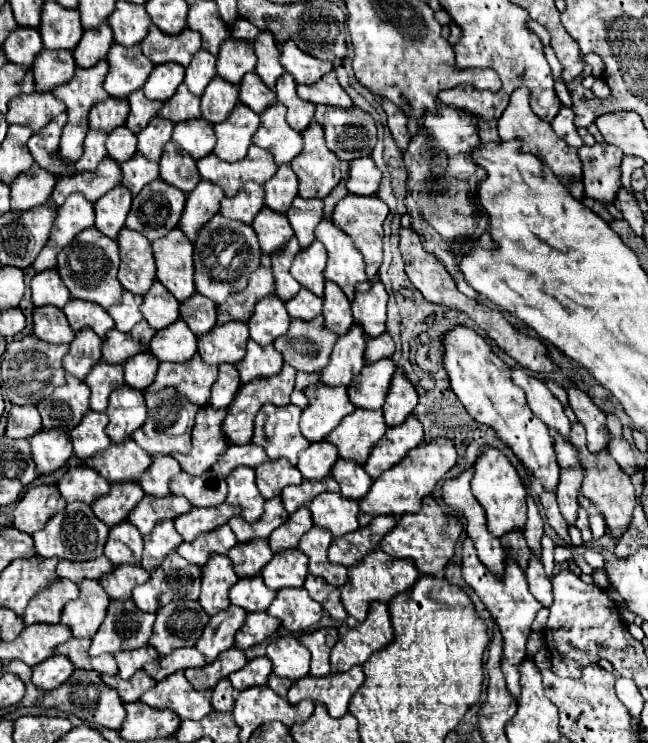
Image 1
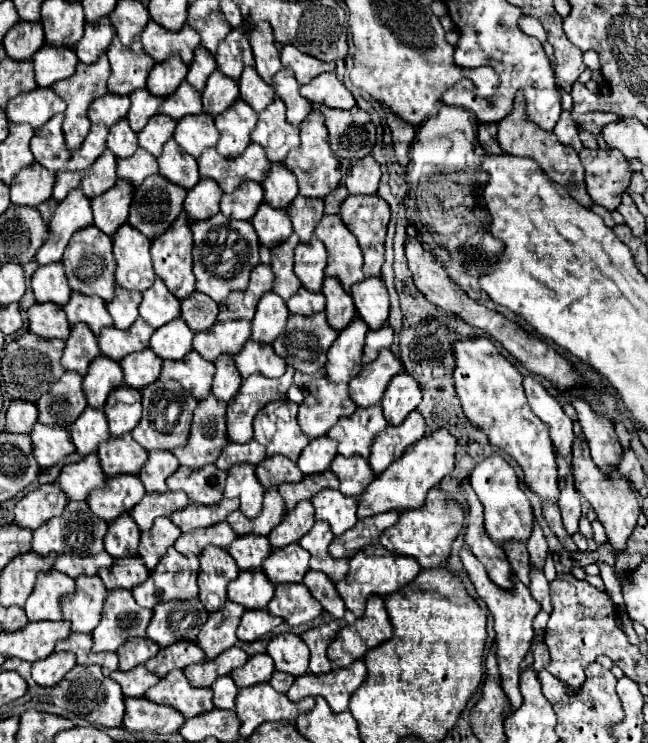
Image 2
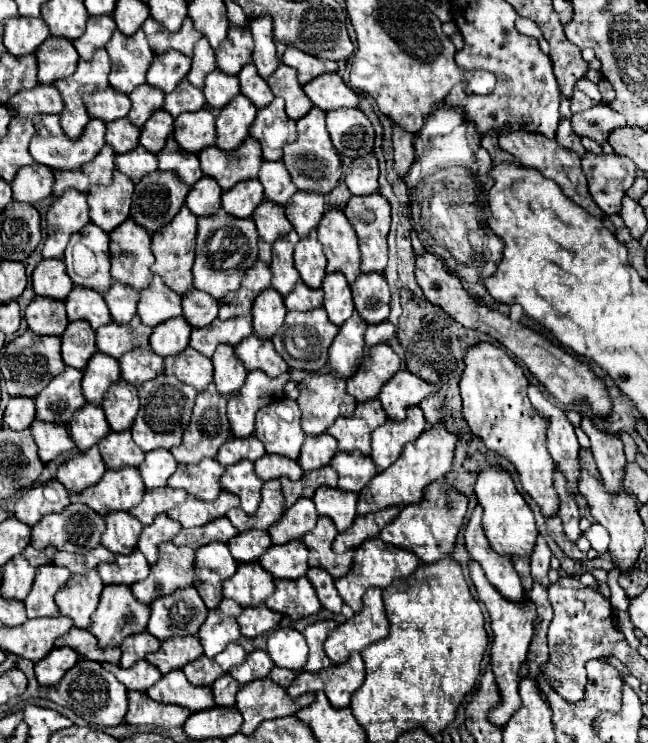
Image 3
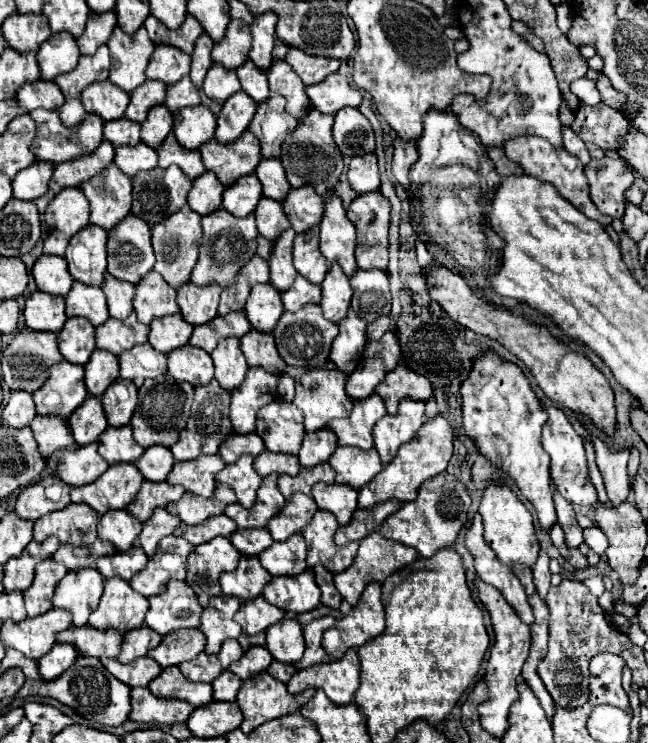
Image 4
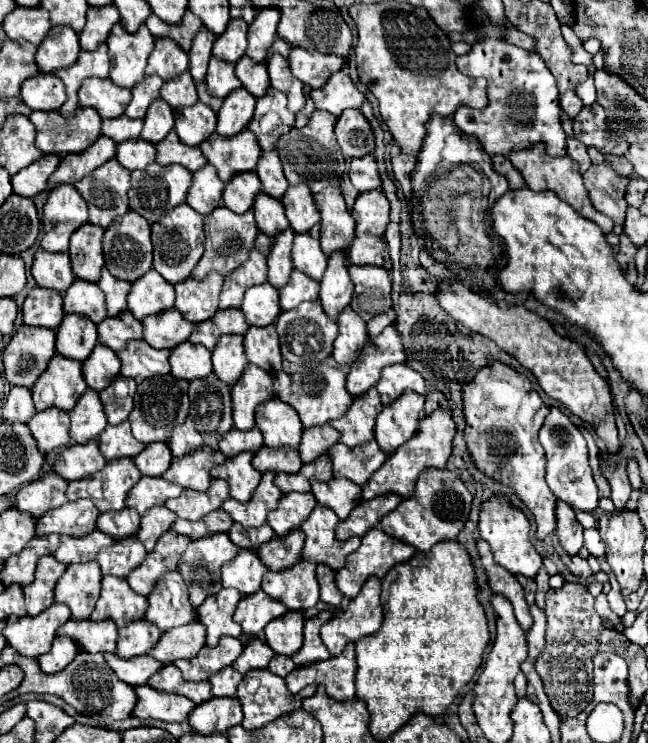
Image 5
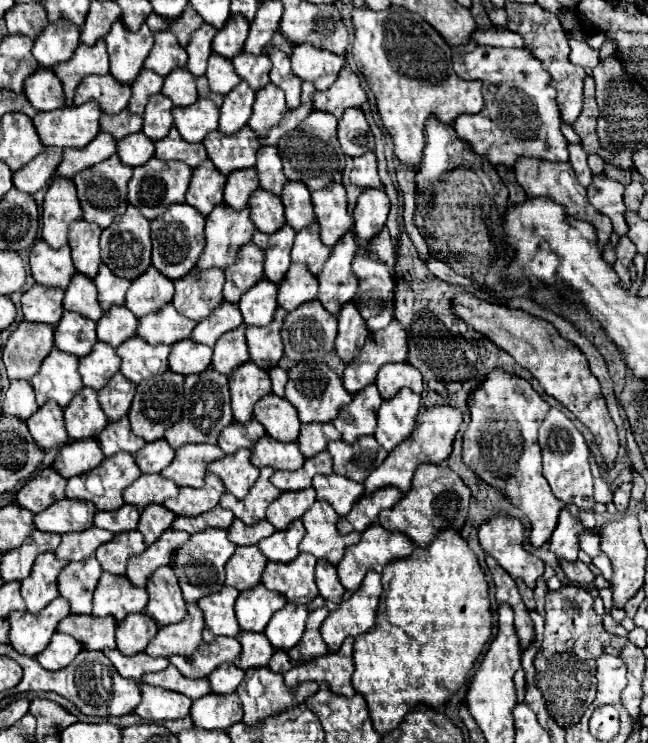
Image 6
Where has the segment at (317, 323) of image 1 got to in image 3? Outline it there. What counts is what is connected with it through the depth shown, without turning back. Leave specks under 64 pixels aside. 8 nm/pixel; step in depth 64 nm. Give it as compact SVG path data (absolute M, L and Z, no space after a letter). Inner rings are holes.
M324 308L308 310L308 312L288 312L282 328L272 336L276 352L286 360L290 368L318 372L328 362L328 348L338 334L338 326L332 324L324 312Z

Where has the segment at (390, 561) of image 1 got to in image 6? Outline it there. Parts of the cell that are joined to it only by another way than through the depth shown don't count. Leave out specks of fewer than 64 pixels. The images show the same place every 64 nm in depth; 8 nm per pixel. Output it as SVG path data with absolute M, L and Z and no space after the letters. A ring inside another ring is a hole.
M374 522L374 524L370 524L370 526L364 530L364 534L360 534L360 542L358 542L358 544L346 548L342 562L336 566L338 576L340 576L340 582L342 582L342 586L344 586L346 590L354 592L354 590L360 586L360 582L364 580L364 576L366 576L368 570L382 572L382 568L384 568L390 560L410 556L412 550L414 550L414 544L412 544L412 540L408 540L408 536L404 536L402 532L388 532L388 530L380 528L378 522Z

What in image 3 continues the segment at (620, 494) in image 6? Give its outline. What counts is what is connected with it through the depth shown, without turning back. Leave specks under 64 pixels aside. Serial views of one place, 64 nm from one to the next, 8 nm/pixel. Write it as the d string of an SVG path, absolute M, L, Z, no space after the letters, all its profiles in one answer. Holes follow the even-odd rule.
M582 418L580 426L592 442L592 454L596 460L596 466L600 470L600 476L604 480L606 492L610 494L620 494L624 490L622 480L624 480L624 466L626 466L626 456L624 456L624 444L620 438L610 436L594 428L590 418Z

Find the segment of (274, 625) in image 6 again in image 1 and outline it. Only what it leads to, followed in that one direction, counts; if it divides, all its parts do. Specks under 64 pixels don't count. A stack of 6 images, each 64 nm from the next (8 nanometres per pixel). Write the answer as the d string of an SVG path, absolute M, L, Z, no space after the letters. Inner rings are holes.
M292 634L270 642L266 654L274 664L274 674L278 676L300 680L310 670L310 652Z

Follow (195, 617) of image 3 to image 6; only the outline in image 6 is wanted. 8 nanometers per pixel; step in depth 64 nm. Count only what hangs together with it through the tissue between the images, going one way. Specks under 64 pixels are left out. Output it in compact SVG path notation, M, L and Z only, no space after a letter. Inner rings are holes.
M162 566L148 578L148 604L144 612L156 620L158 626L174 624L184 618L184 598L176 576L158 576L158 572L172 572L172 566Z

